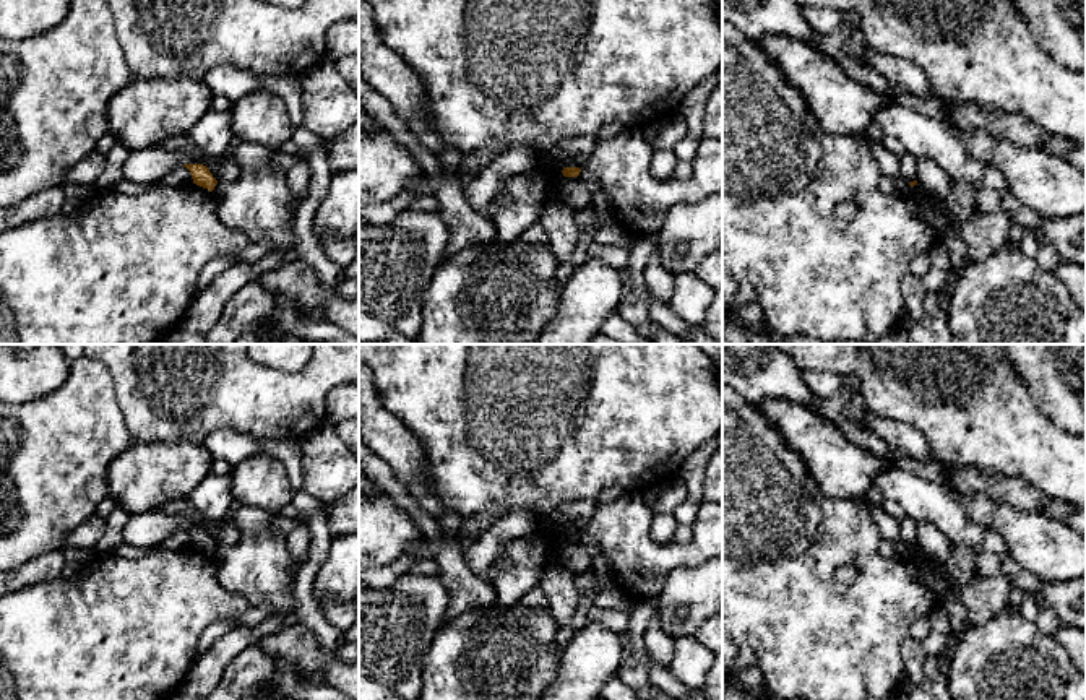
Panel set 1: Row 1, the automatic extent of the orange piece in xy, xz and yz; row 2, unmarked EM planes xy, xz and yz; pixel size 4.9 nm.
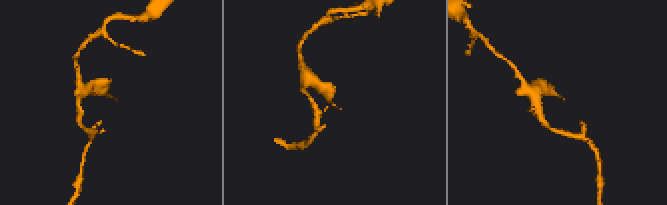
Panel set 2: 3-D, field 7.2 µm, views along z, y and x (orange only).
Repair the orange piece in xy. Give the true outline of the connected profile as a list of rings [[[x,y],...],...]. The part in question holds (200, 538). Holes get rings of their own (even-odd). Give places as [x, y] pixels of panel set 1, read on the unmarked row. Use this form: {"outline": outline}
{"outline": [[[185,528],[183,531],[187,531],[192,538],[193,547],[208,552],[209,555],[214,554],[218,544],[213,541],[213,538],[209,536],[209,533],[203,528]]]}

